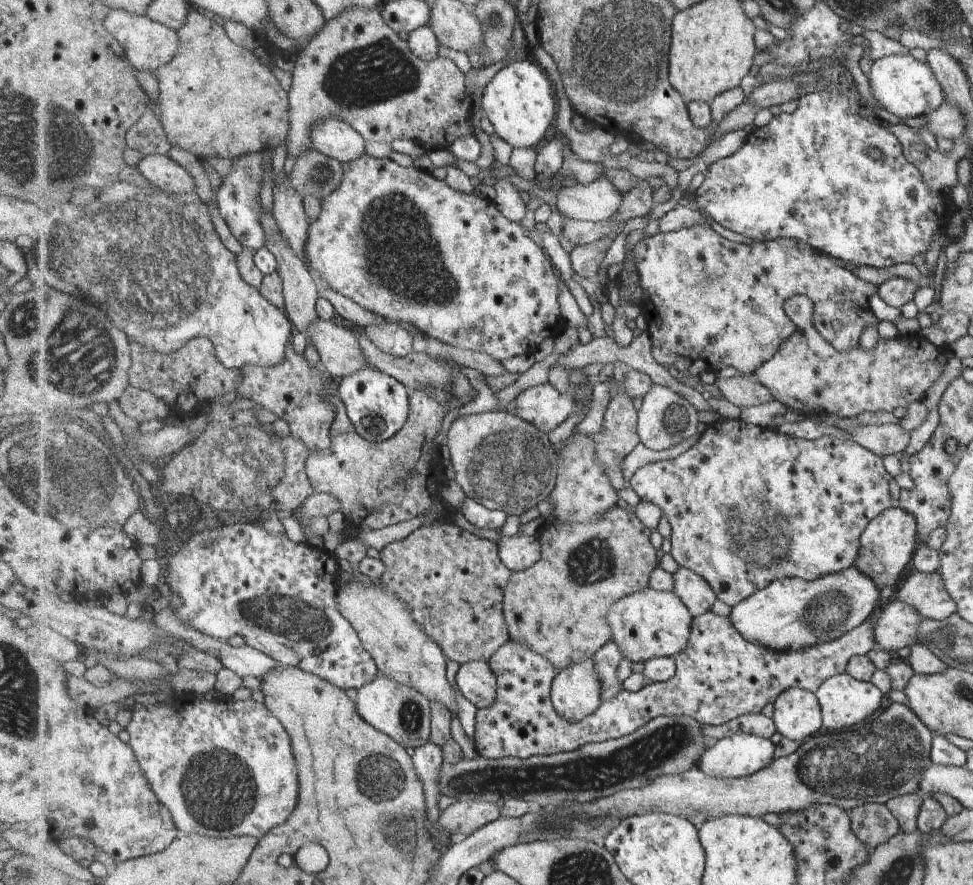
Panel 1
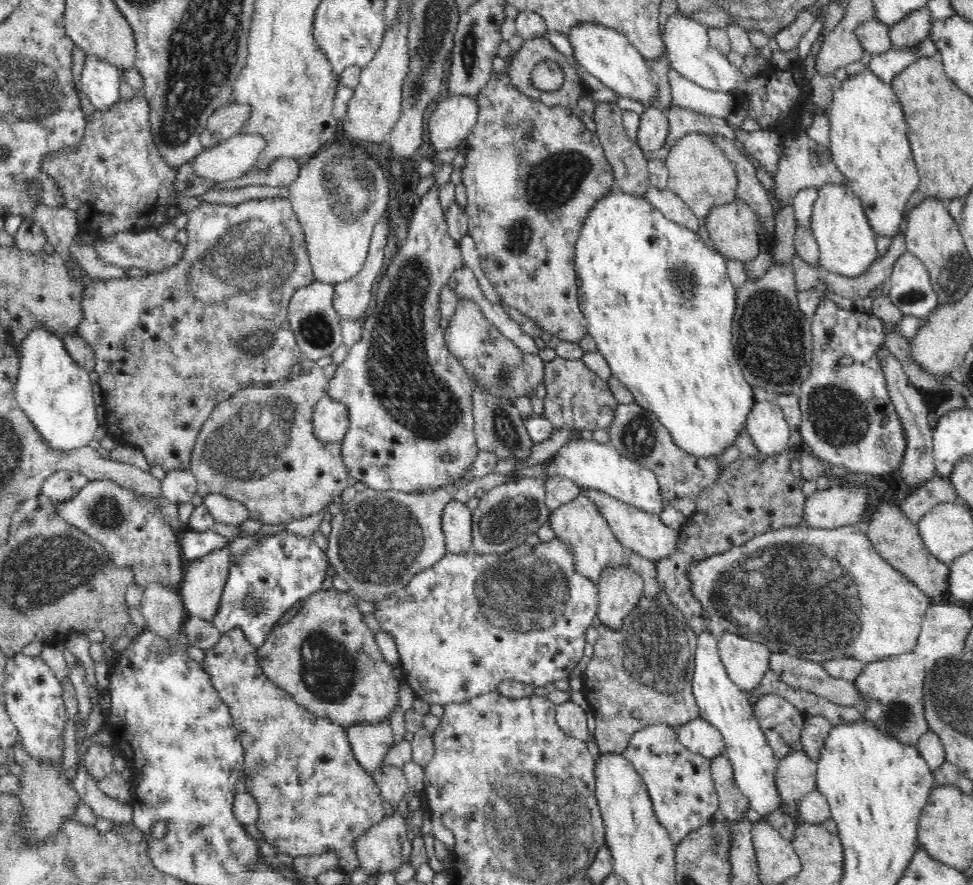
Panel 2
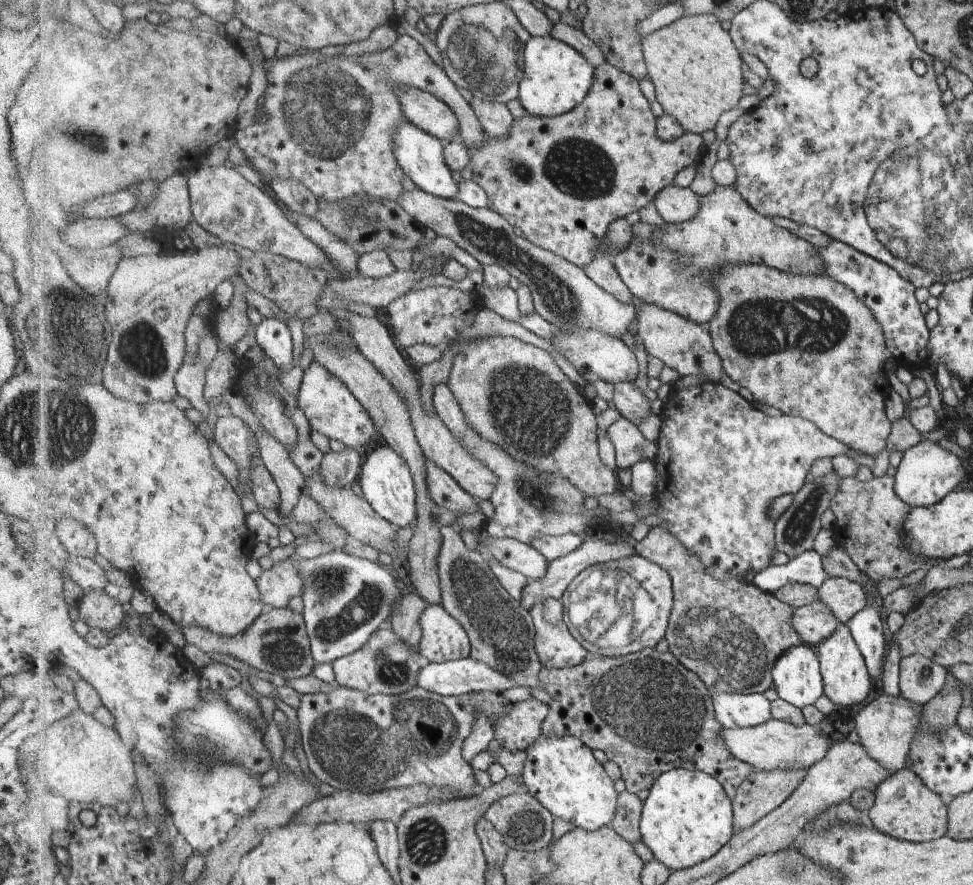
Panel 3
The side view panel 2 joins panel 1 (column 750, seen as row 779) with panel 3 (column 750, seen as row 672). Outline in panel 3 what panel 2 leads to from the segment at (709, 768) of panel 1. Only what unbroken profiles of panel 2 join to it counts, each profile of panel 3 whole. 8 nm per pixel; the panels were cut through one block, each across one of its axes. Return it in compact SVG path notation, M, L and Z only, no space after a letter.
M712 694L716 718L724 728L748 728L773 719L772 702L763 694Z

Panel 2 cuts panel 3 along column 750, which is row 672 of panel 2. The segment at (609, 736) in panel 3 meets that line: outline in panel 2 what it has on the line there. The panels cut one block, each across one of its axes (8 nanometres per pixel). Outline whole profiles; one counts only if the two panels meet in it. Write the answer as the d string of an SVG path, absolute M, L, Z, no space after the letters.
M769 669L761 678L761 681L749 691L745 692L748 704L752 707L764 696L764 694L775 694L784 700L791 702L796 710L806 717L823 716L832 725L836 723L851 721L862 716L860 708L856 706L842 706L827 698L816 695L811 690L804 690L788 683Z

